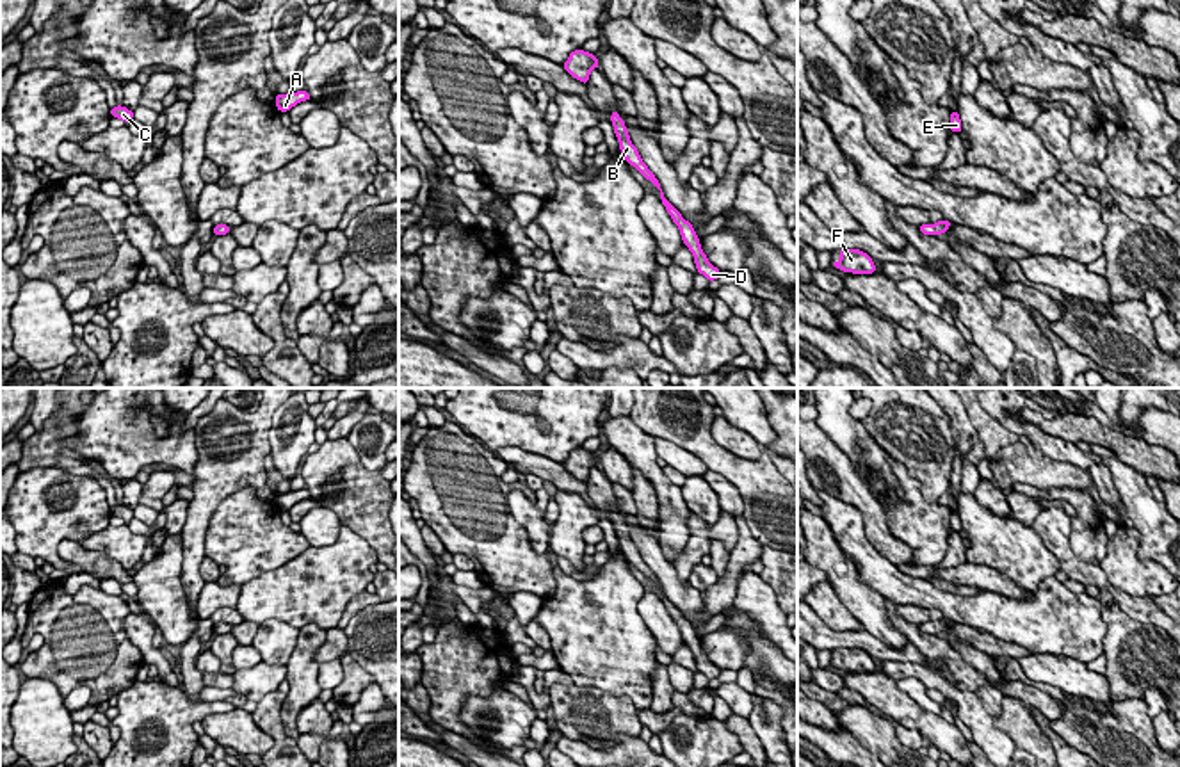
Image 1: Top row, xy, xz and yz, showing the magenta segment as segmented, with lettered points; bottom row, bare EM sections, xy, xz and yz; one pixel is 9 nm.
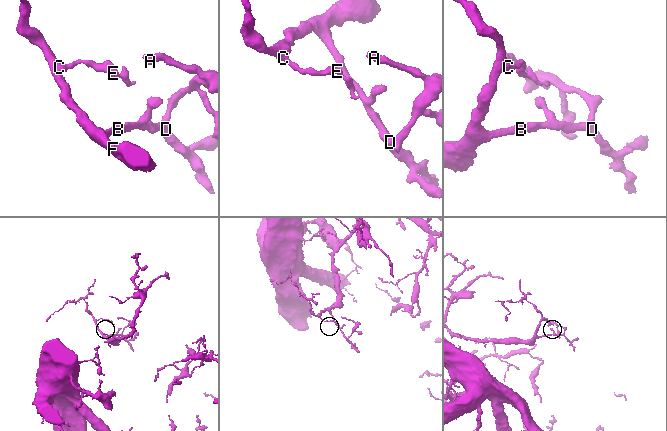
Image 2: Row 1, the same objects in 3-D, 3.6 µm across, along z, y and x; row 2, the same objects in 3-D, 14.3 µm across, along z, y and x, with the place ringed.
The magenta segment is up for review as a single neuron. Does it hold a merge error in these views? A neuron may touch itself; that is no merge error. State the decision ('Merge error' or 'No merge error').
No merge error

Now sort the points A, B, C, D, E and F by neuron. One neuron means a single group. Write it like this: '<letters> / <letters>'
A B C D E F

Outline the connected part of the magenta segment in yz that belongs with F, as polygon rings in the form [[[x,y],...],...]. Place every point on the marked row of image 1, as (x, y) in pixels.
[[[842,249],[840,260],[831,262],[831,267],[838,267],[842,272],[853,272],[853,274],[874,274],[876,265],[872,258],[860,251],[860,249]]]

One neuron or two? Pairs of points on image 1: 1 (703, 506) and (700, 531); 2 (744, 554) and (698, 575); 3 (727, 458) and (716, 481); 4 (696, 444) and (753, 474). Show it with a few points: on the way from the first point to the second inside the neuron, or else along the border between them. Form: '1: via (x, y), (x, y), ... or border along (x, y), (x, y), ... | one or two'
1: border along (689, 509), (709, 524), (721, 515) | two
2: border along (718, 577), (700, 591) | two
3: border along (709, 468), (721, 474), (739, 492), (743, 508) | two
4: via (711, 452), (739, 472) | one

